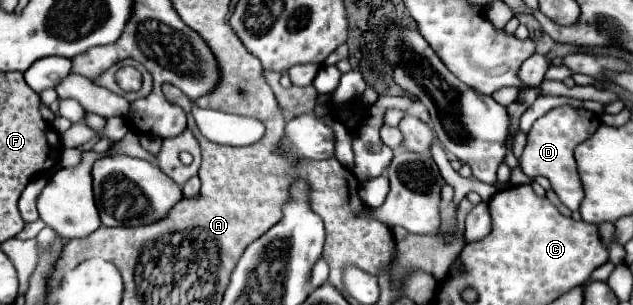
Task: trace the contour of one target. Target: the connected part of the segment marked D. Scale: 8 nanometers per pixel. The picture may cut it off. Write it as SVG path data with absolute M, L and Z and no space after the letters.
M557 106L557 108L549 110L545 116L541 116L531 126L531 130L527 134L527 144L525 144L525 150L523 150L521 158L519 158L521 170L531 178L545 176L551 182L551 186L553 186L555 194L559 196L559 200L569 210L577 210L579 202L583 200L583 188L579 184L579 174L577 174L573 150L575 150L577 144L581 144L583 140L593 136L599 126L601 126L599 114L589 112L585 108Z

